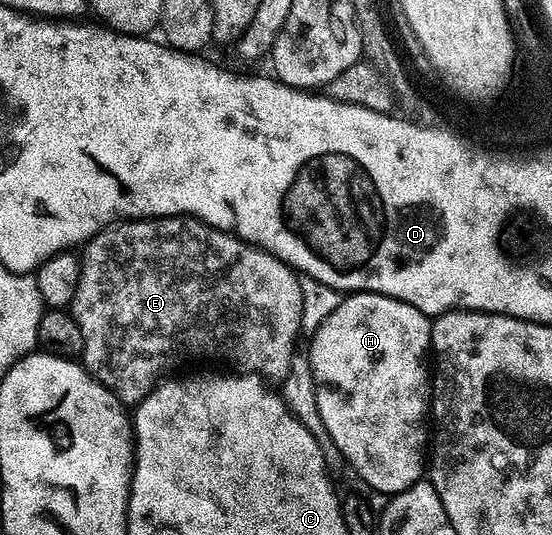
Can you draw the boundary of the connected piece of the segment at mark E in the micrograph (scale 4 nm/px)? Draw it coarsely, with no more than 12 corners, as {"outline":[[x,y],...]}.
{"outline":[[193,216],[80,256],[80,362],[137,406],[212,344],[286,376],[299,275]]}

